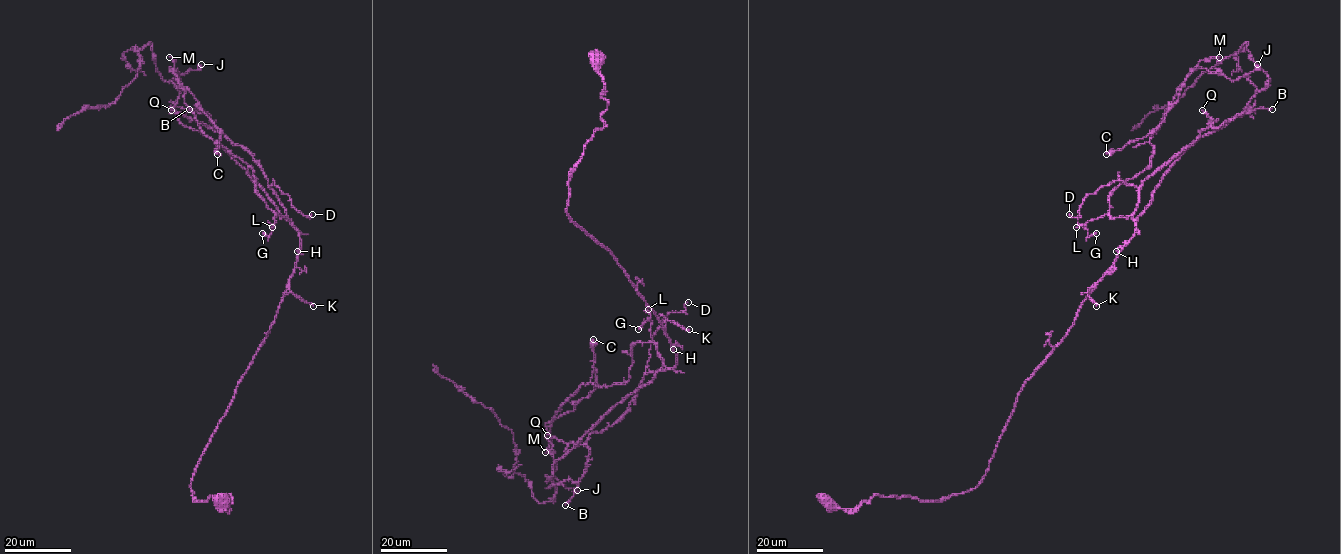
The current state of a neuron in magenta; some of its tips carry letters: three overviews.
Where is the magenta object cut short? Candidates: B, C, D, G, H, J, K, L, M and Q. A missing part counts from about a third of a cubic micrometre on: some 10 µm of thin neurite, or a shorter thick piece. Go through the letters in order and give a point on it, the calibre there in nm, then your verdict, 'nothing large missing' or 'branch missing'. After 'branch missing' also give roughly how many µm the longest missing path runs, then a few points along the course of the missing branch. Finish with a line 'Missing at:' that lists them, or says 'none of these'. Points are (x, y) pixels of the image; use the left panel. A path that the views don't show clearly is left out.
B: (189, 109) | 200 nm | nothing large missing
C: (217, 154) | 340 nm | nothing large missing
D: (312, 214) | 180 nm | nothing large missing
G: (262, 233) | 200 nm | nothing large missing
H: (297, 251) | 140 nm | nothing large missing
J: (201, 64) | 650 nm | nothing large missing
K: (313, 306) | 320 nm | branch missing | 40 µm
L: (272, 227) | 110 nm | nothing large missing
M: (169, 57) | 150 nm | nothing large missing
Q: (171, 110) | 110 nm | nothing large missing
Missing at: K

